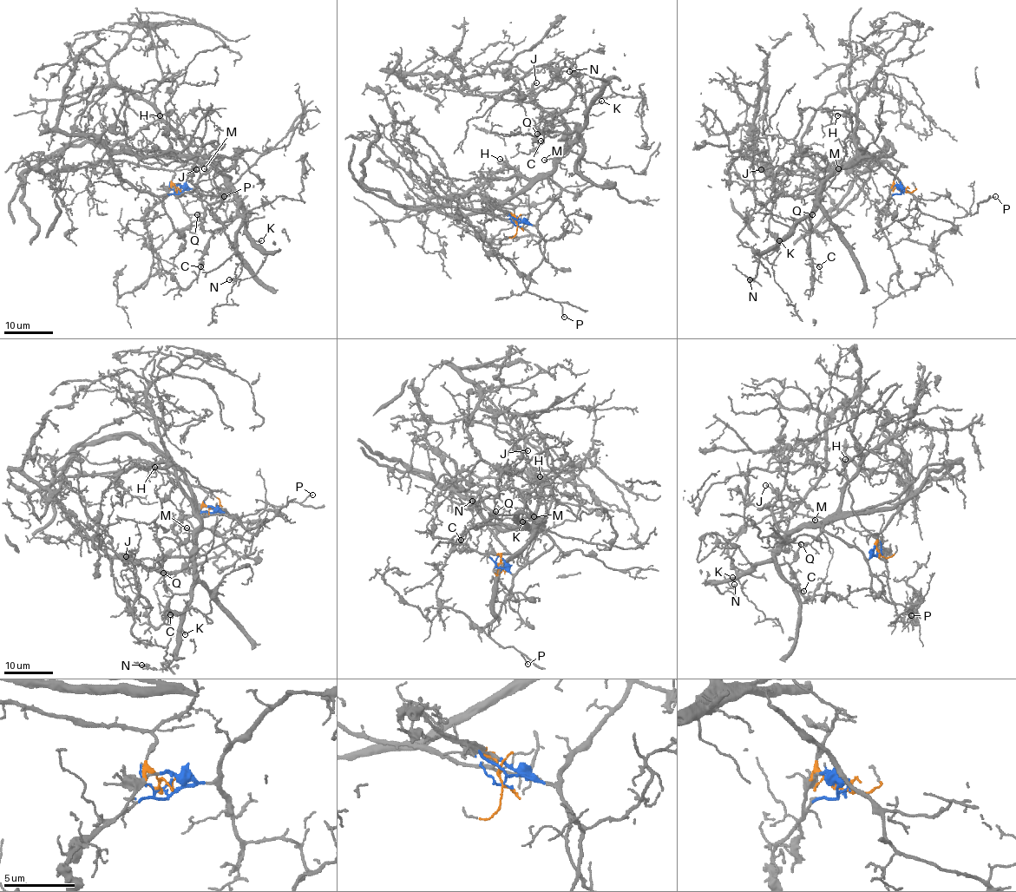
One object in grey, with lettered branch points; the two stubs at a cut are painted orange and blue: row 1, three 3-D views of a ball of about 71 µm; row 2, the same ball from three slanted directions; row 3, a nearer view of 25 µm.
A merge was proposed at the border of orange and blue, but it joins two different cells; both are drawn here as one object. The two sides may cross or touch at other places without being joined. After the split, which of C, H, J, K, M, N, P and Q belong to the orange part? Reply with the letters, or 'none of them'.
H

